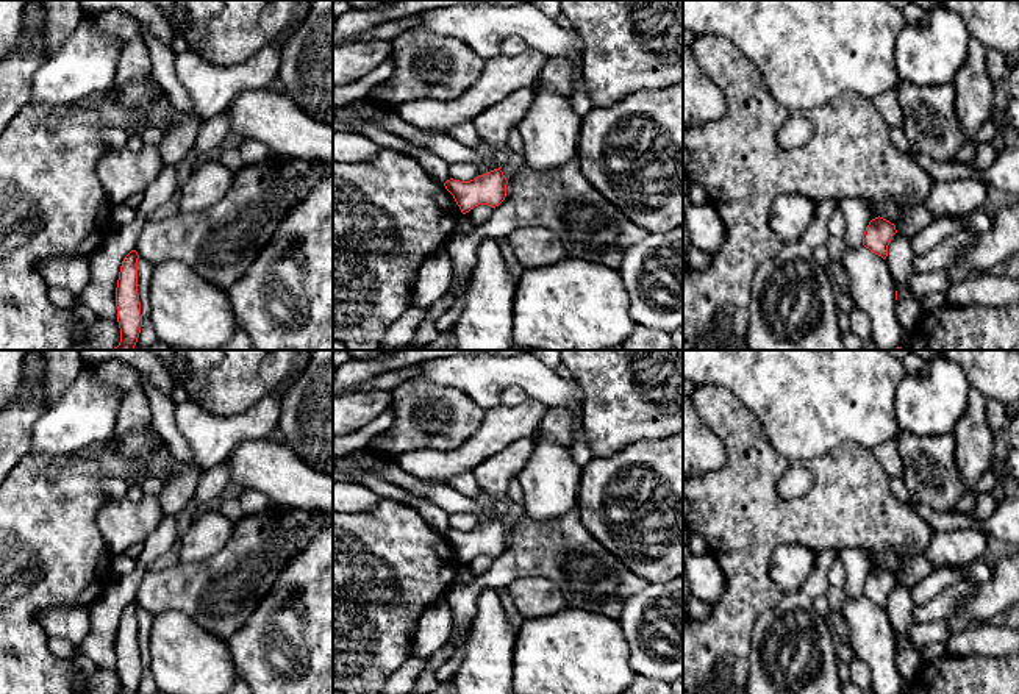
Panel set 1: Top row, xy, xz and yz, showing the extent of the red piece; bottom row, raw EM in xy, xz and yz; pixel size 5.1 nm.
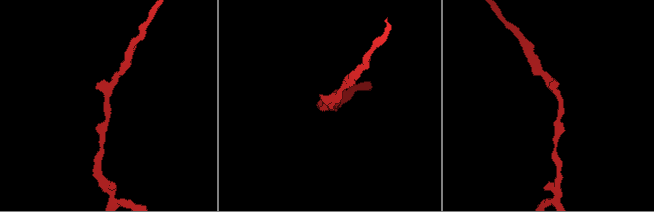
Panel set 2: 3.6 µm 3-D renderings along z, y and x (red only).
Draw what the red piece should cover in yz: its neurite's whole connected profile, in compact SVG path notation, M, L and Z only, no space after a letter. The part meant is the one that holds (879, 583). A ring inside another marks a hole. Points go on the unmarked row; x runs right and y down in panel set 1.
M878 566L866 577L863 596L886 610L888 596L896 583L896 575Z

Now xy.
M131 600L122 611L117 638L116 638L116 656L117 672L120 678L119 694L136 694L141 677L141 652L138 644L138 602Z

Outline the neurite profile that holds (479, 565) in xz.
M478 555L474 560L470 560L469 563L466 563L464 566L477 577L481 575L483 572L486 572L489 569L489 566L492 564L494 558L488 556L488 555Z

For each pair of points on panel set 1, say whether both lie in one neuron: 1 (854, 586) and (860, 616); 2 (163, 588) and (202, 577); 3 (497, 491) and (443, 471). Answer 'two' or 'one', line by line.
1: two
2: one
3: two

